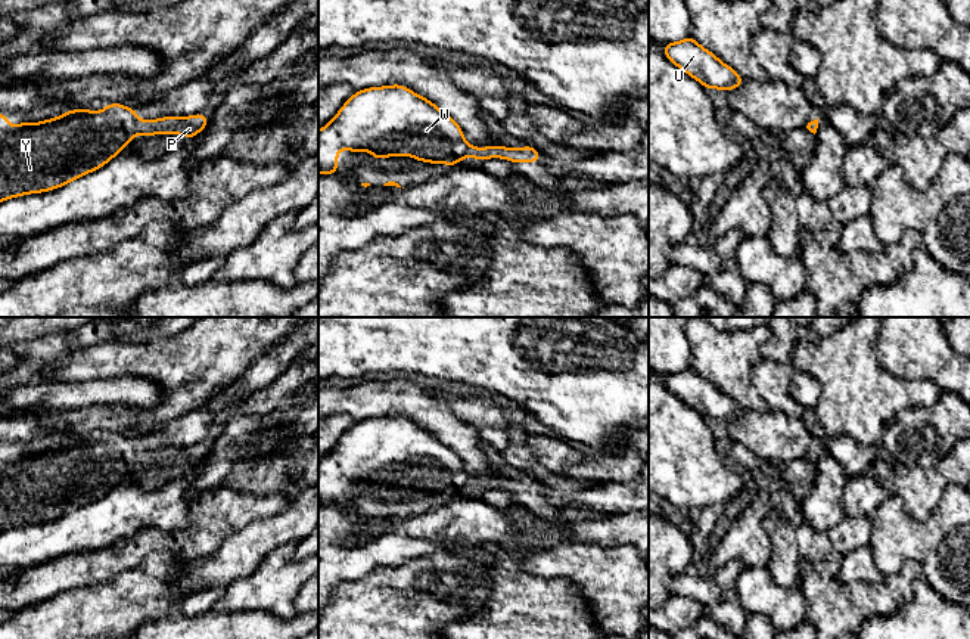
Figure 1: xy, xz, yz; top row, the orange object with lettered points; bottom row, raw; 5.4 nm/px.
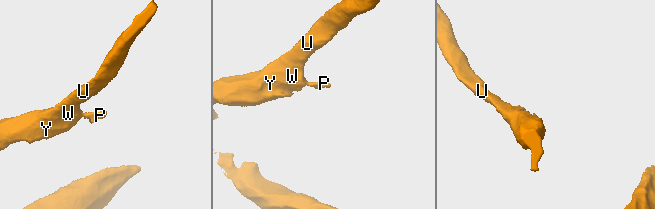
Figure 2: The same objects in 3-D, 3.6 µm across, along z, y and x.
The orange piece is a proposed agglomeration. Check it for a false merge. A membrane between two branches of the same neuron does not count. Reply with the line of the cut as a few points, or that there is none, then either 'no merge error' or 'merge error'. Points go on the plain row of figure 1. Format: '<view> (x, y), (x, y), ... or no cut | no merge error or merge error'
xy (140, 452), (137, 462) | merge error

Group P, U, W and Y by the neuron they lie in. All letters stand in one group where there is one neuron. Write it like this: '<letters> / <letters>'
P / U W Y

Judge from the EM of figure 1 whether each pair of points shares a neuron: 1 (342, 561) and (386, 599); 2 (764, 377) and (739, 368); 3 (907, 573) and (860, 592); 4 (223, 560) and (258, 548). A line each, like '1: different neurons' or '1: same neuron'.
1: different neurons
2: different neurons
3: same neuron
4: same neuron

